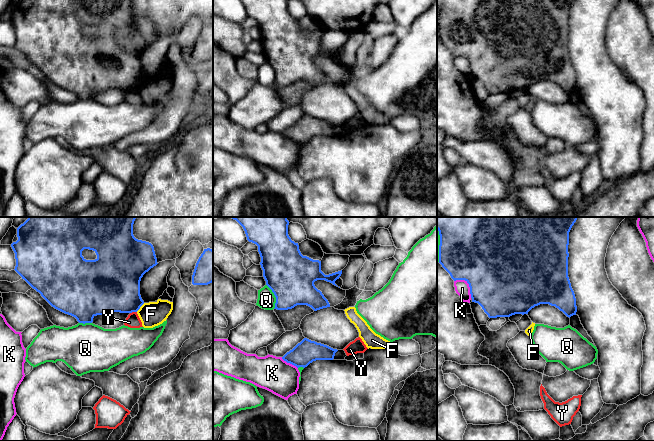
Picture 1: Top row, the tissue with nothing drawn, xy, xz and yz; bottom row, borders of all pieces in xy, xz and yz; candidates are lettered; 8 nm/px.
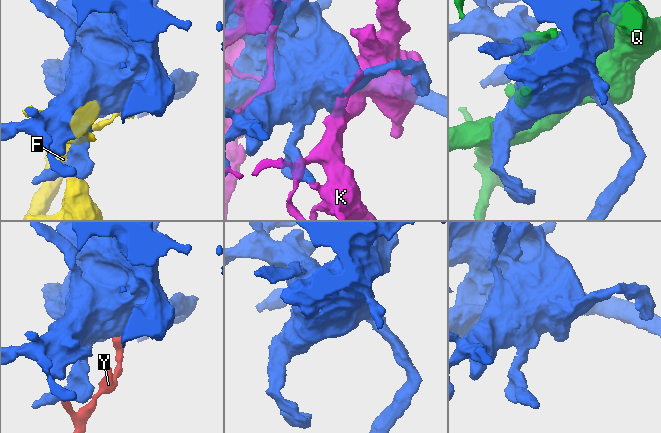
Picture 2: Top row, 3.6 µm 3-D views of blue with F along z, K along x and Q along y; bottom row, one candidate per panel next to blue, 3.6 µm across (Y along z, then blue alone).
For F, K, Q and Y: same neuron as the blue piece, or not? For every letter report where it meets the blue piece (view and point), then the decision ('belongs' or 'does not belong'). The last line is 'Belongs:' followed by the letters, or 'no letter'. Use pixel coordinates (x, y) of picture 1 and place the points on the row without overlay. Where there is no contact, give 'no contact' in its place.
F: xy (140, 82) | does not belong
K: yz (468, 59) | does not belong
Q: xz (275, 72) | does not belong
Y: xy (133, 87) | does not belong
Belongs: no letter

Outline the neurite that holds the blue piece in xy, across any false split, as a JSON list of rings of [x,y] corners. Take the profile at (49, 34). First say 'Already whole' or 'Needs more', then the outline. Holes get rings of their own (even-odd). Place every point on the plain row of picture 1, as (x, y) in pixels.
Already whole. [[[21,0],[17,4],[18,16],[11,20],[15,29],[16,42],[15,47],[24,55],[33,65],[41,70],[41,72],[55,85],[71,91],[77,95],[79,99],[92,99],[93,94],[97,91],[103,91],[111,88],[132,89],[137,88],[144,80],[140,71],[140,57],[143,51],[151,44],[156,42],[157,34],[154,23],[151,19],[138,16],[133,11],[133,0]],[[84,25],[93,26],[97,34],[95,36],[86,36],[82,32]]]

